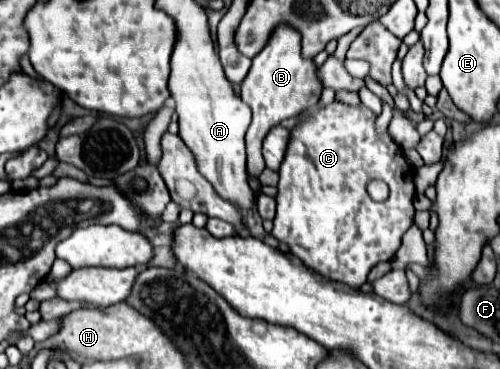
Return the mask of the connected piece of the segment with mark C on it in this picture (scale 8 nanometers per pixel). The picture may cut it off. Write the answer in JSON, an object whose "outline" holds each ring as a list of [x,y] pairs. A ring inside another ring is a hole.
{"outline":[[[339,99],[325,107],[317,107],[315,111],[305,111],[299,123],[291,129],[287,153],[279,169],[273,237],[281,243],[287,243],[291,253],[297,255],[307,267],[333,281],[347,283],[349,287],[361,287],[375,263],[391,261],[395,257],[397,249],[401,247],[401,237],[413,225],[415,217],[415,169],[407,163],[401,147],[391,139],[389,131],[377,133],[377,117],[379,115],[363,103],[353,107]],[[373,179],[389,185],[391,193],[387,201],[377,203],[367,193],[367,185]]]}

